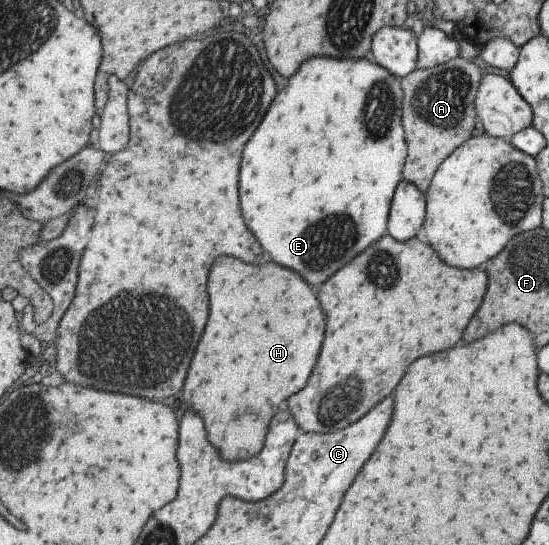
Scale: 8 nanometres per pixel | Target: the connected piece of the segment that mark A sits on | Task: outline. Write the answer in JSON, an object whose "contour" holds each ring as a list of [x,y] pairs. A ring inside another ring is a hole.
{"contour":[[[455,57],[443,64],[426,68],[425,70],[415,69],[409,75],[401,79],[403,98],[403,128],[406,130],[407,156],[406,164],[403,167],[403,178],[418,186],[423,193],[433,178],[433,174],[439,164],[443,162],[465,140],[471,137],[473,126],[475,126],[475,94],[479,88],[481,72],[475,62],[469,59]]]}

